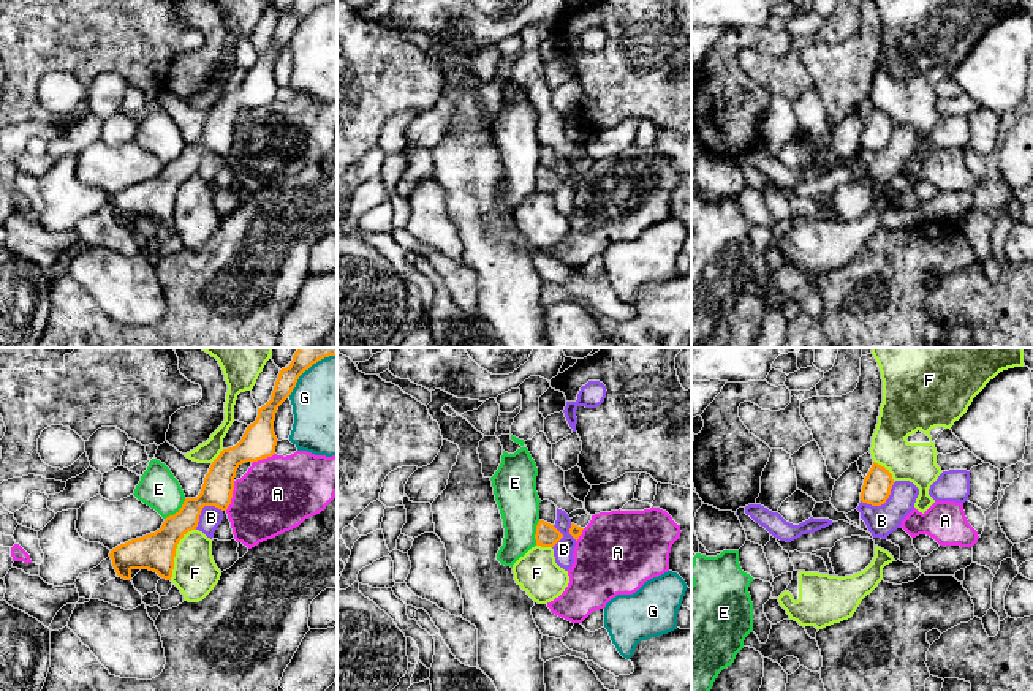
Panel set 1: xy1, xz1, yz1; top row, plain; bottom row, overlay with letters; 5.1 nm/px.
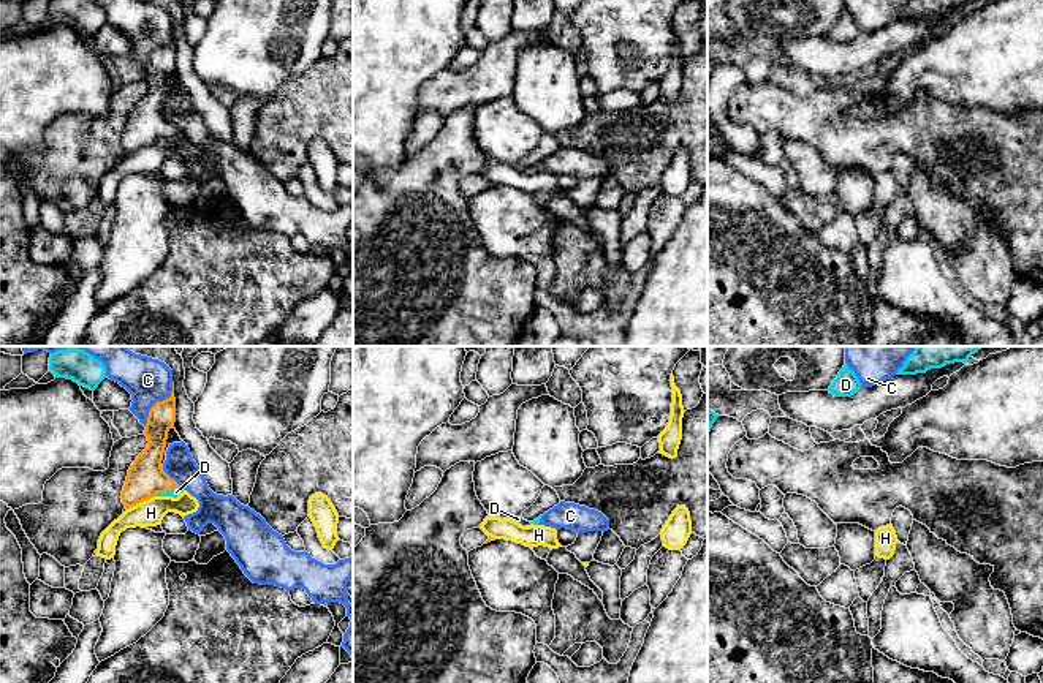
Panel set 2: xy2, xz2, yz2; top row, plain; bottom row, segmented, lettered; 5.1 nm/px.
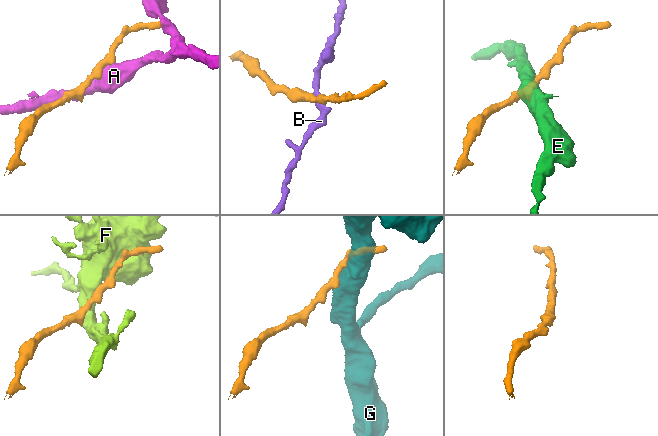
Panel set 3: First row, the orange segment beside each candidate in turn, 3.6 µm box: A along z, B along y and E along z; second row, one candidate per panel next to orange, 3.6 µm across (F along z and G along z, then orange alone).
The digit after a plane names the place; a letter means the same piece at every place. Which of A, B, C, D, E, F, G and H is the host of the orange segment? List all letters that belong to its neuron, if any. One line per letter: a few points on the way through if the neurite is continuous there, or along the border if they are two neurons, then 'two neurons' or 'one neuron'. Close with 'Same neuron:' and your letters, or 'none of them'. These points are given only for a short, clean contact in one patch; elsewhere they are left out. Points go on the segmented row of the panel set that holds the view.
A: border xy1 (234, 481), (231, 503), (225, 509); two neurons
B: border yz1 (894, 483), (889, 497), (883, 503), (867, 505), (861, 502); two neurons
C: two neurons
D: border xy2 (179, 486), (154, 495); two neurons
E: border xy1 (185, 498), (165, 519); two neurons
F: two neurons
G: two neurons
H: border xy2 (154, 495), (127, 509); two neurons
Same neuron: none of them

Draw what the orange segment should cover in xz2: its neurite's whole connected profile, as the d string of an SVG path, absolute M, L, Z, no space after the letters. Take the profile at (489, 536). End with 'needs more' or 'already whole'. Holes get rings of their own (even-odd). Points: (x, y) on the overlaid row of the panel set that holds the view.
M480 526L478 528L472 528L467 530L462 536L461 536L461 545L470 552L476 547L481 547L483 544L491 542L491 536L487 536Z; needs more

